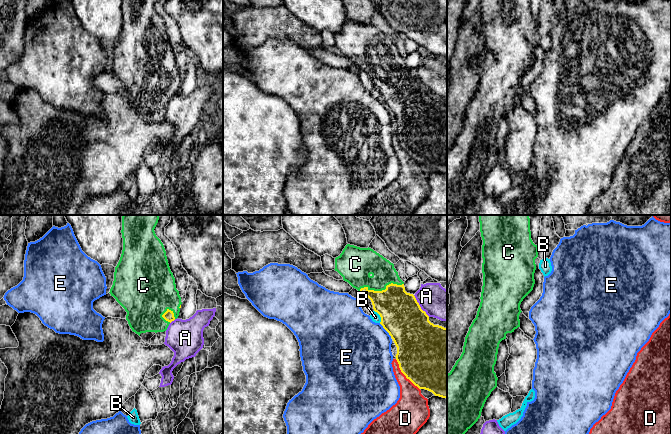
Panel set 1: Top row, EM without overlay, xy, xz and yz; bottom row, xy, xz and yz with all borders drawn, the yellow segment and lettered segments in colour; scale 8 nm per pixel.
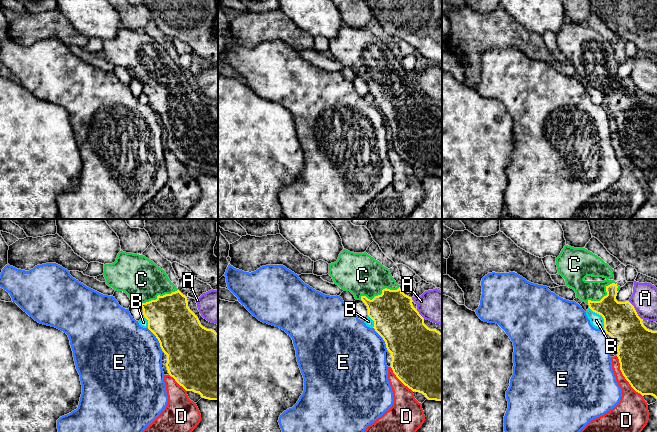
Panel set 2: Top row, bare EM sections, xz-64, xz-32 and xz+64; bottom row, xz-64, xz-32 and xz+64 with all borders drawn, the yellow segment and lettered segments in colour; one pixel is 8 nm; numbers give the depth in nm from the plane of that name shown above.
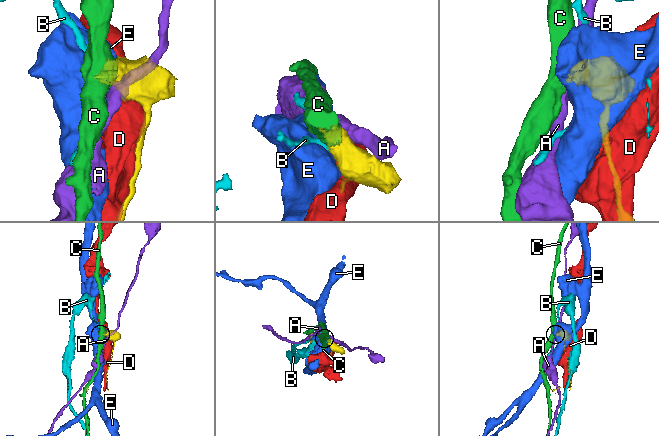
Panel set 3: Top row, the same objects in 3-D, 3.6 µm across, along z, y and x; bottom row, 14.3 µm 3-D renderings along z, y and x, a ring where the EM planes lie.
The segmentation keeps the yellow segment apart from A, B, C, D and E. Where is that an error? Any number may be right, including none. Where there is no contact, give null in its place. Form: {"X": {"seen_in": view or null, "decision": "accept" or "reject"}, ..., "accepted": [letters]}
{"A": {"seen_in": "xz", "decision": "reject"}, "B": {"seen_in": "xz", "decision": "reject"}, "C": {"seen_in": "xz", "decision": "accept"}, "D": {"seen_in": "xz", "decision": "reject"}, "E": {"seen_in": "xz", "decision": "reject"}, "accepted": ["C"]}

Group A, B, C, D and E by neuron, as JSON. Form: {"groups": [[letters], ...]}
{"groups": [["A"], ["B"], ["C"], ["D"], ["E"]]}

